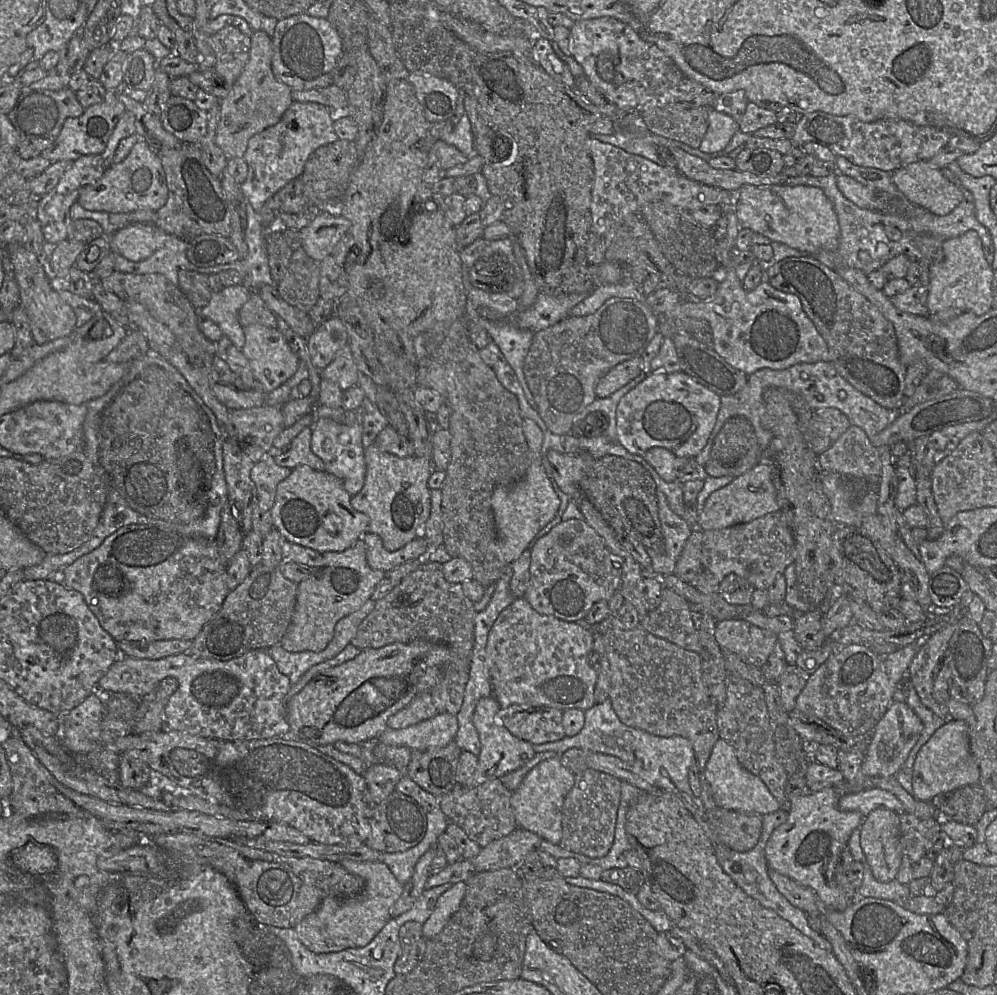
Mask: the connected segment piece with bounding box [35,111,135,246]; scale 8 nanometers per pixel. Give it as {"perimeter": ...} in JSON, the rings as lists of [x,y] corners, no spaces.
{"perimeter":[[[125,111],[115,125],[107,142],[107,146],[101,154],[81,156],[75,160],[72,166],[62,175],[56,187],[43,197],[37,198],[35,218],[40,224],[43,238],[48,246],[55,246],[58,243],[67,240],[69,225],[72,222],[69,216],[69,210],[77,201],[80,188],[96,182],[112,165],[112,158],[119,142],[134,134],[135,116],[131,112]]]}

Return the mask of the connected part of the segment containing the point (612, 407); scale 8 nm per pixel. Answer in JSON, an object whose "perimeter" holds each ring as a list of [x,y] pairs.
{"perimeter":[[[640,373],[637,377],[631,380],[624,387],[618,389],[614,394],[611,394],[609,399],[607,398],[596,398],[593,404],[588,405],[581,413],[583,420],[593,412],[602,412],[607,417],[607,428],[604,435],[611,441],[617,442],[617,416],[616,409],[620,399],[631,389],[636,387],[638,384],[643,382],[647,378],[647,374]]]}

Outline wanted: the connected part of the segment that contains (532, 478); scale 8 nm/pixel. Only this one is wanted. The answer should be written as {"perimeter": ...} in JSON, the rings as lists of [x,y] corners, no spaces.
{"perimeter":[[[523,419],[523,432],[530,453],[526,474],[512,486],[497,487],[491,497],[502,562],[506,566],[521,556],[535,535],[555,517],[560,506],[560,499],[542,464],[543,433],[530,419]]]}

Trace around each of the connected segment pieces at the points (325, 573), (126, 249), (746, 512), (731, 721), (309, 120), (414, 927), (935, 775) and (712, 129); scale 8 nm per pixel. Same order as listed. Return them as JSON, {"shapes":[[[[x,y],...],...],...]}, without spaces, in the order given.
{"shapes":[[[[363,536],[342,552],[322,553],[321,564],[311,568],[310,575],[298,584],[297,600],[291,623],[279,643],[289,652],[324,650],[333,638],[340,619],[357,611],[371,598],[383,571],[372,569],[366,560]]],[[[131,224],[109,238],[111,252],[117,252],[132,262],[149,258],[164,246],[169,235],[153,224]]],[[[761,461],[728,485],[710,494],[698,514],[697,528],[702,531],[724,529],[777,511],[779,505],[774,485],[774,462]]],[[[733,674],[726,677],[726,698],[716,713],[719,738],[728,742],[743,768],[759,777],[788,813],[789,802],[785,796],[787,774],[776,757],[773,733],[762,687]]],[[[292,101],[275,125],[249,139],[243,156],[248,173],[239,188],[257,213],[277,191],[301,175],[305,162],[317,148],[338,140],[333,128],[335,115],[326,106],[315,102]]],[[[408,921],[399,929],[401,953],[394,965],[396,975],[406,974],[412,971],[423,959],[427,939],[423,936],[423,924],[416,921]]],[[[947,719],[918,751],[913,765],[912,796],[930,802],[935,796],[979,782],[980,770],[969,750],[969,726]]],[[[711,109],[708,129],[699,149],[710,155],[721,154],[738,130],[739,123],[734,118]]]]}

